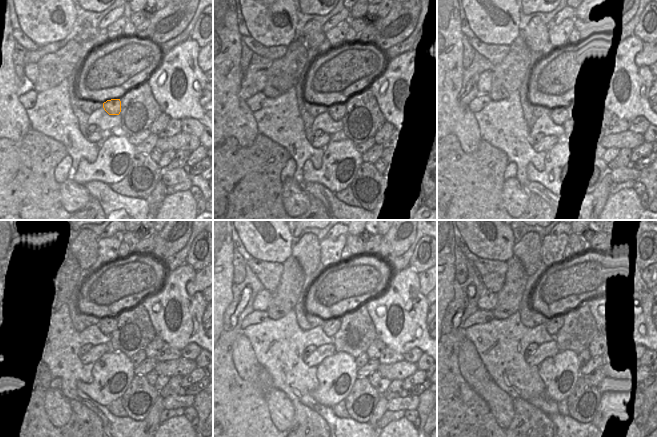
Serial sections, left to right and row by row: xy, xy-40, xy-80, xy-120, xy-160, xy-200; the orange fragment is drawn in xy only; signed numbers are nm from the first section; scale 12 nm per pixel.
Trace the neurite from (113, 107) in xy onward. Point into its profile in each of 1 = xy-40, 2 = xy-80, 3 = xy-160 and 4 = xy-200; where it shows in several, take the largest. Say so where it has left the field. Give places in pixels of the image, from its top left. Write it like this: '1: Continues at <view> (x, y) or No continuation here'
1: Continues at xy-40 (336, 110)
2: Continues at xy-80 (558, 114)
3: Continues at xy-160 (331, 325)
4: Continues at xy-200 (553, 325)

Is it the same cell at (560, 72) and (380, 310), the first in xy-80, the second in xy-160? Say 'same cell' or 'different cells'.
different cells

